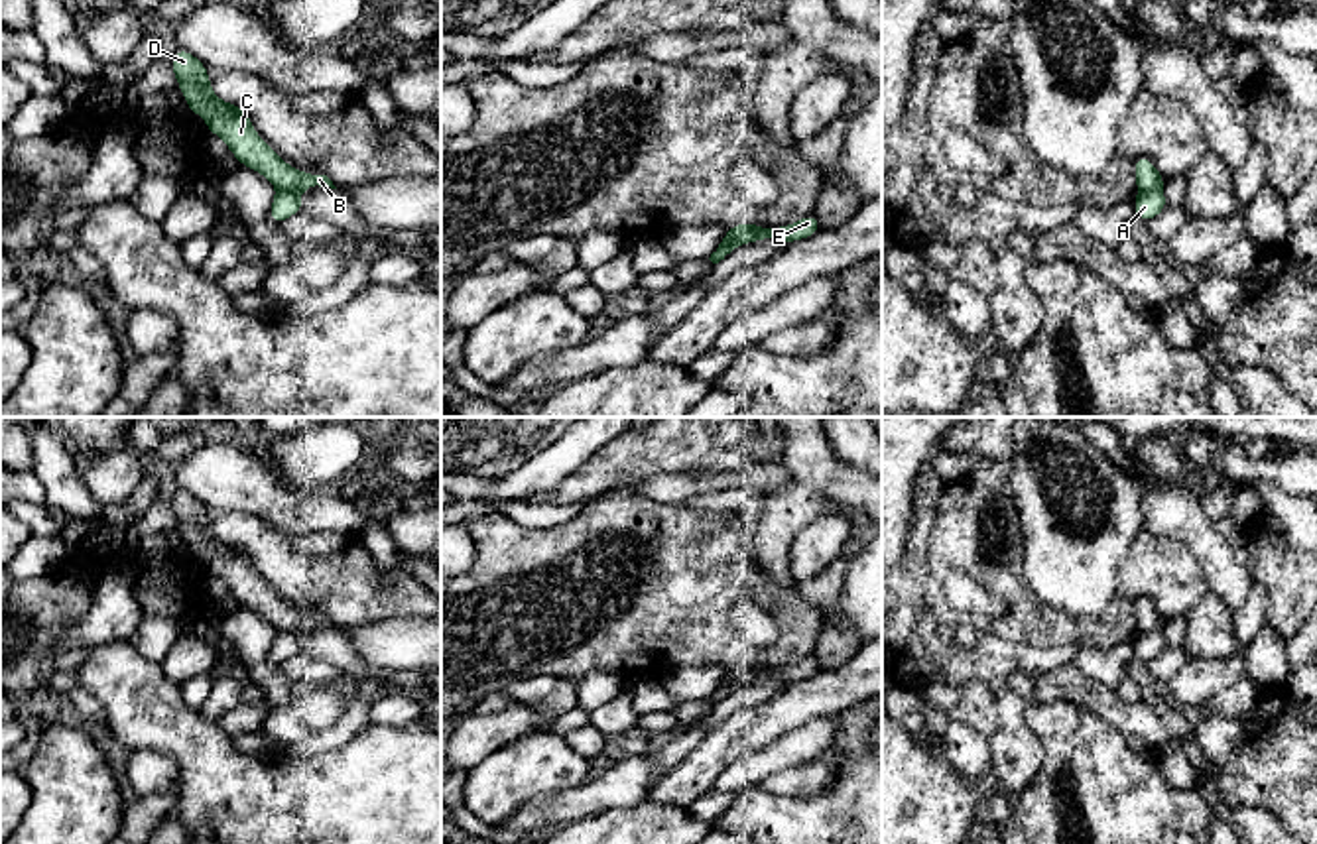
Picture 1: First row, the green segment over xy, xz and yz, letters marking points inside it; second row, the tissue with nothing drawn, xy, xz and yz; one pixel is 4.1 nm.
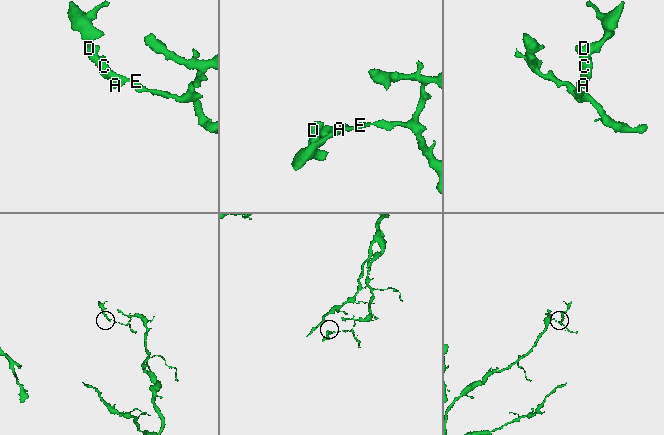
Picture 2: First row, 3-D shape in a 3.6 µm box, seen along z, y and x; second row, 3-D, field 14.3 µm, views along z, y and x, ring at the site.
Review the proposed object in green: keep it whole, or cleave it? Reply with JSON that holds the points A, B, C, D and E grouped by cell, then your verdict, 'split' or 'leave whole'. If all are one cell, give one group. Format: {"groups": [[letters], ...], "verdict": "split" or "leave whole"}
{"groups": [["A", "B", "C", "D", "E"]], "verdict": "leave whole"}

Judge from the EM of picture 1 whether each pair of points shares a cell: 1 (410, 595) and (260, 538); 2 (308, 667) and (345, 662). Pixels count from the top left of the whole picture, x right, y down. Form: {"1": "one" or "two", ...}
{"1": "one", "2": "two"}

